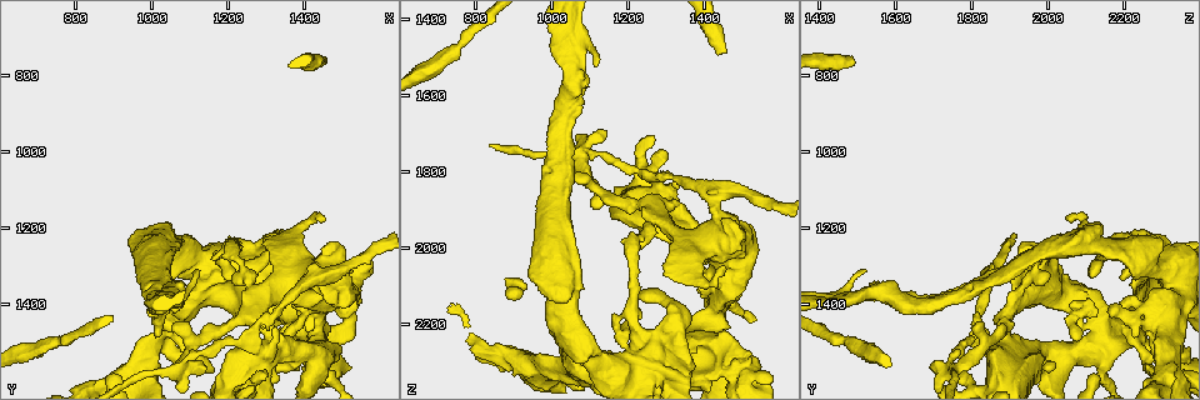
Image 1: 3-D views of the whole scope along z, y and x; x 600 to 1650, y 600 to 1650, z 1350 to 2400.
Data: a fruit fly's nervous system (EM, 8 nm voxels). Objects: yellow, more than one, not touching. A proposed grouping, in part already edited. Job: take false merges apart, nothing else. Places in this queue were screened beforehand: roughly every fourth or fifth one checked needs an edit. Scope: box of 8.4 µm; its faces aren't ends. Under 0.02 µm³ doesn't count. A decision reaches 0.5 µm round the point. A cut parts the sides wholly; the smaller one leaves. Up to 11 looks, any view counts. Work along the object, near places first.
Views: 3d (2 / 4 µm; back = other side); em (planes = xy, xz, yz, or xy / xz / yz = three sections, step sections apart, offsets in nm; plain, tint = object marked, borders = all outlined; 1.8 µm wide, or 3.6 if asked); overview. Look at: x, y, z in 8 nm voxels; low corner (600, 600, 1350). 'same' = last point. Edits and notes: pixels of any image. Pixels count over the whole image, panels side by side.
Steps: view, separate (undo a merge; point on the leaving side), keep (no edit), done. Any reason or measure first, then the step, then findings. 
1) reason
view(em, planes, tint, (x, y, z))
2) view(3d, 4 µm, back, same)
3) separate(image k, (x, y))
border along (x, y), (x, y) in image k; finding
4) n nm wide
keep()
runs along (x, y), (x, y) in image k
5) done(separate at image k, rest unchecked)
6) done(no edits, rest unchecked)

abrupt turn
view(3d, 2 µm, (1405, 1425, 2080))

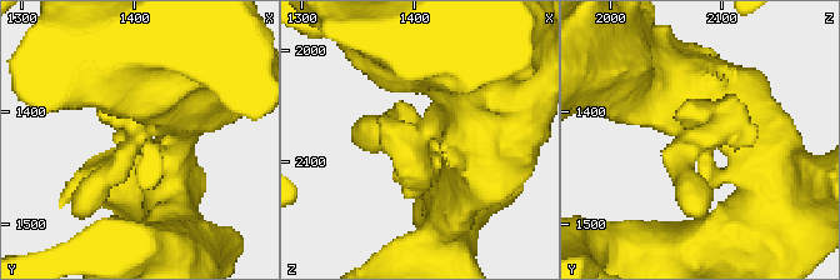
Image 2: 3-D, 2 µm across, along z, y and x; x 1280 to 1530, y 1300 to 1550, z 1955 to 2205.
shape alone is not enough
view(em, planes, tint, (1406, 1422, 2084))

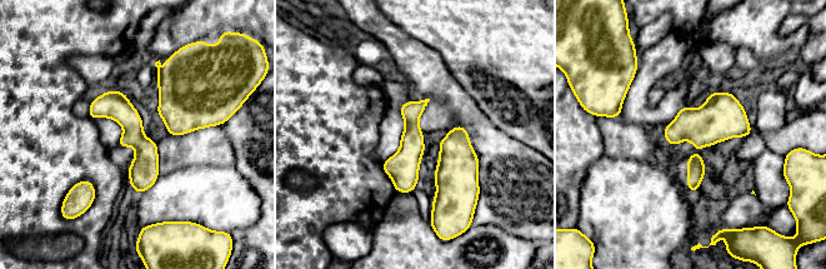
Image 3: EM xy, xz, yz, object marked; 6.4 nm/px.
keep()
runs along (109, 94), (141, 144), (139, 189) in image 3; one neuron here

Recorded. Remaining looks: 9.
abrupt turn
view(3d, 4 µm, back, (1210, 1300, 2305))

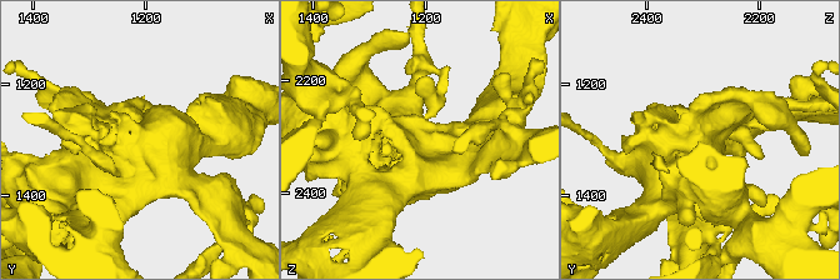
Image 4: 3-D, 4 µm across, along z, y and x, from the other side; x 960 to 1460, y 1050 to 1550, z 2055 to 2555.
view(em, planes, tint, same)

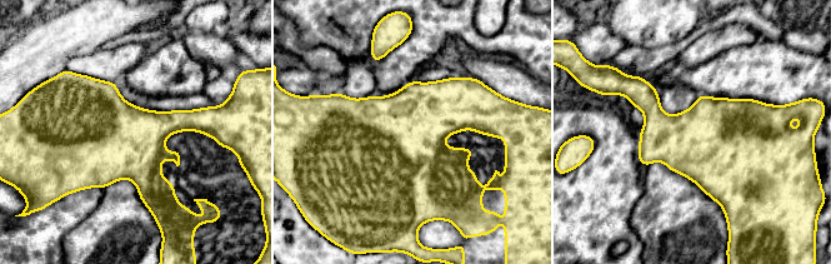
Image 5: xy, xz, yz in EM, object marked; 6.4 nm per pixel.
keep()
continuous, no second neuron

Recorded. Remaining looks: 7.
arms run side by side
view(3d, 4 µm, (1040, 1460, 2295))

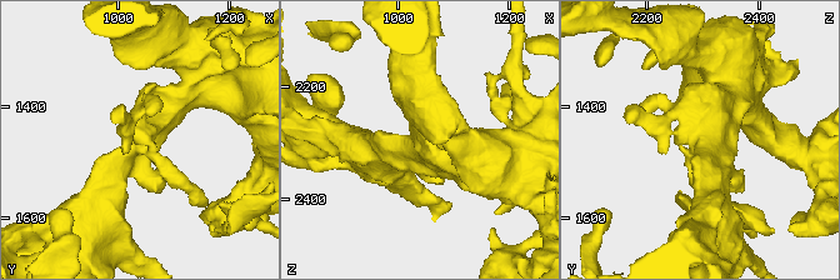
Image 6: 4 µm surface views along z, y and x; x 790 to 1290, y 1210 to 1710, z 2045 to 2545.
view(em, planes, tint, (1035, 1450, 2305))

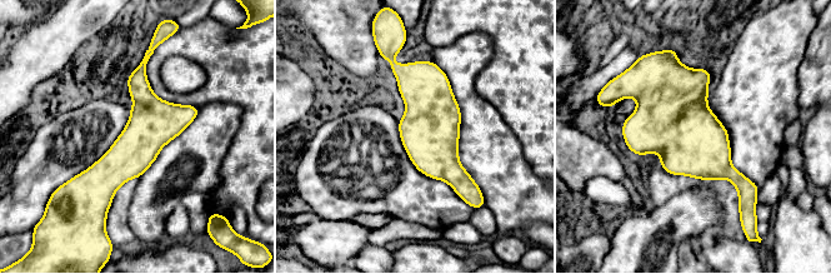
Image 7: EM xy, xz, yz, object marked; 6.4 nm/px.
320 nm wide
keep()
all the same neuron

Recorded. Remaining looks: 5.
calibre changes
view(em, planes, tint, (1050, 1375, 1515))

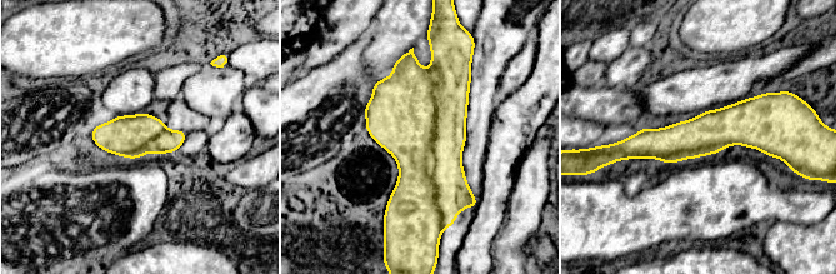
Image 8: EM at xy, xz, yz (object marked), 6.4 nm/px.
separate(image 8, (450, 131))
border along (427, 70), (442, 222) in image 8; two neurons meet here

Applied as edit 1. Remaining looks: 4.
done(separate at image 8, rest unchecked)

